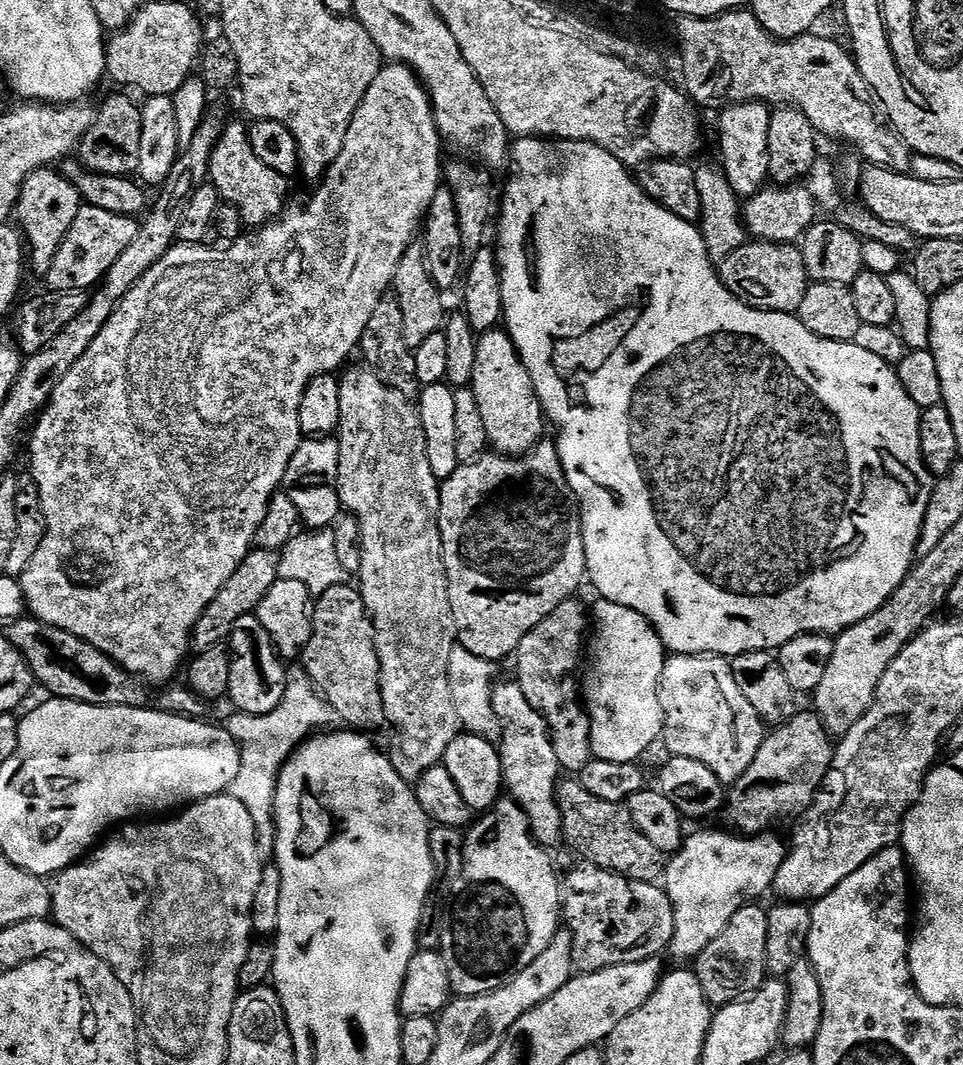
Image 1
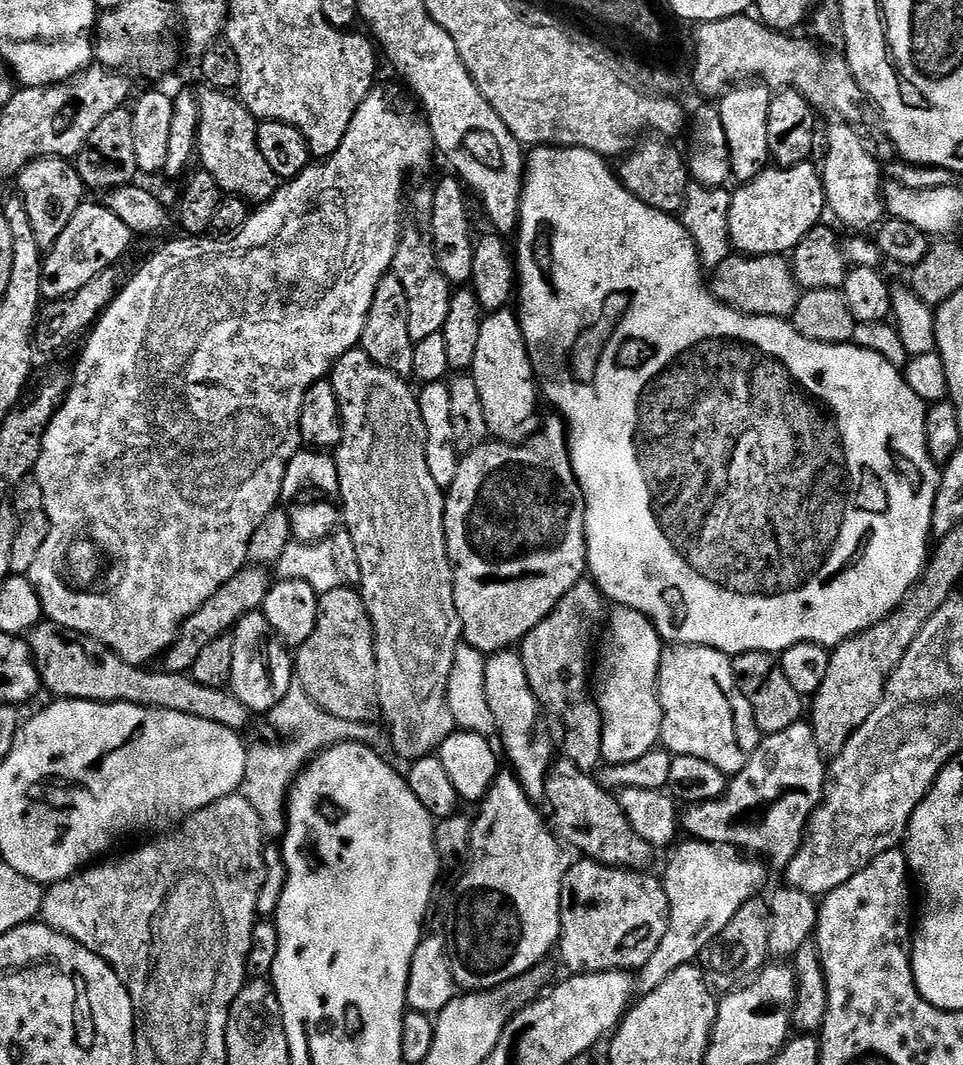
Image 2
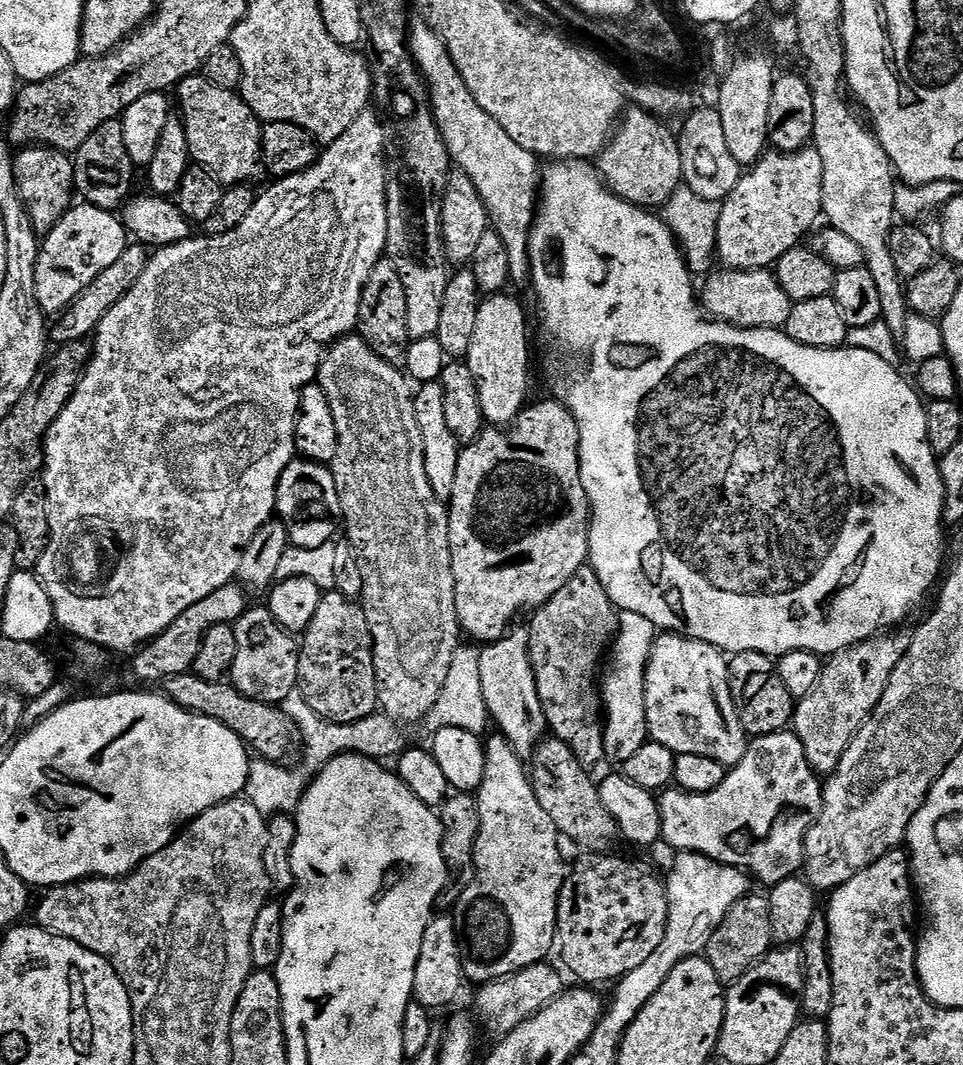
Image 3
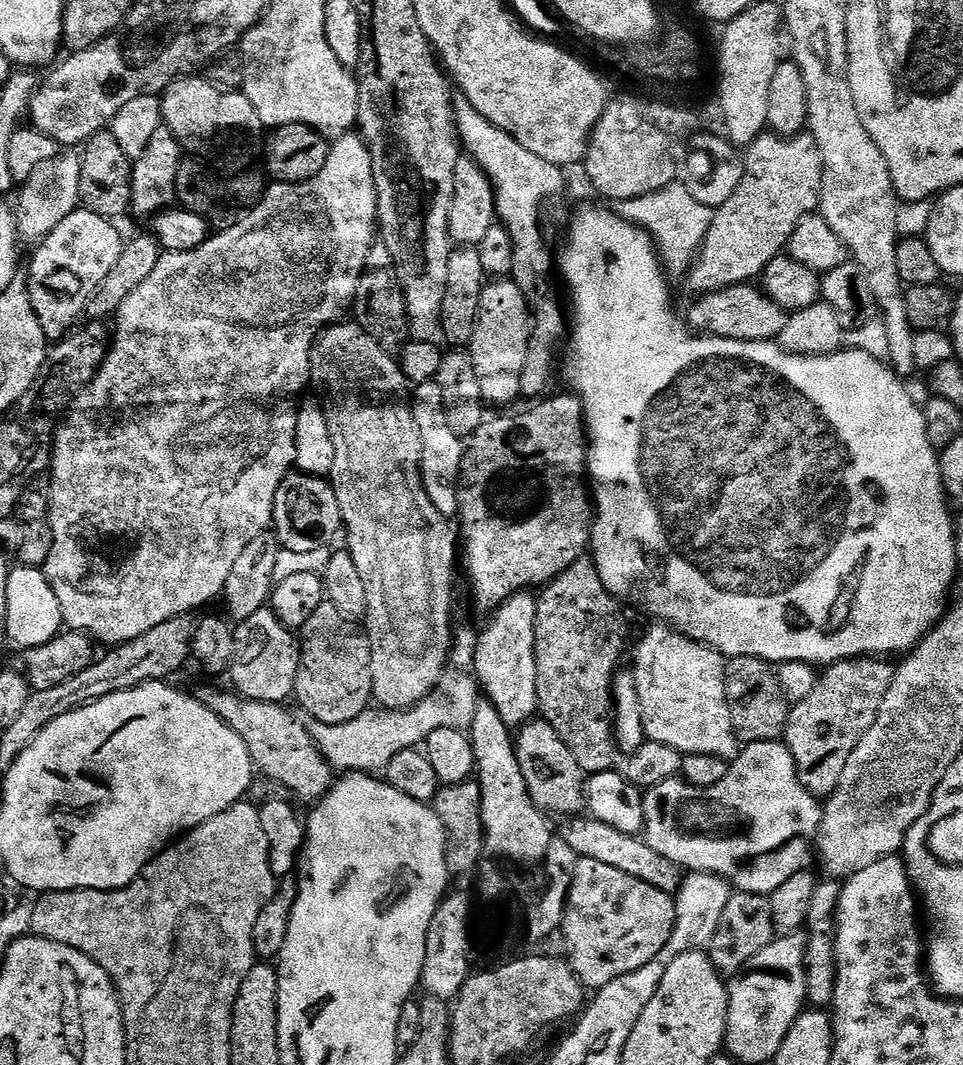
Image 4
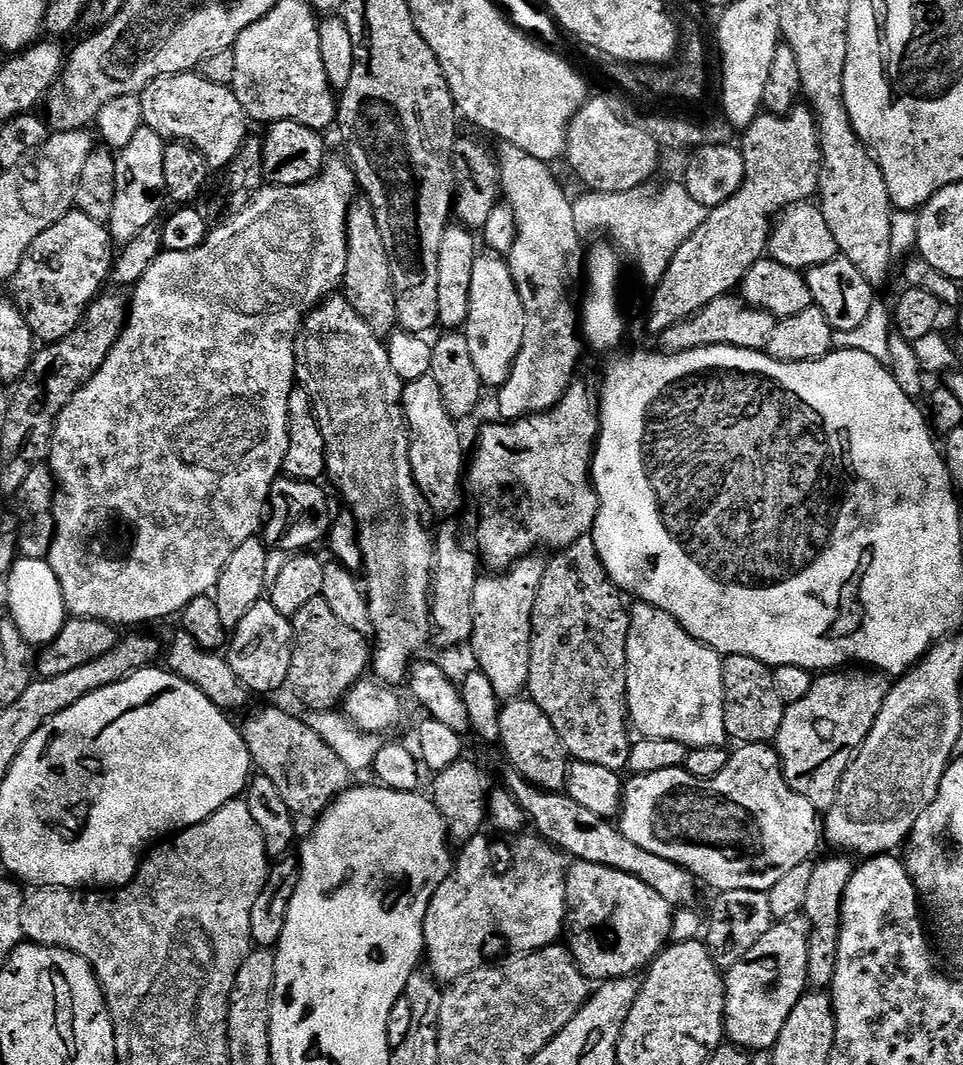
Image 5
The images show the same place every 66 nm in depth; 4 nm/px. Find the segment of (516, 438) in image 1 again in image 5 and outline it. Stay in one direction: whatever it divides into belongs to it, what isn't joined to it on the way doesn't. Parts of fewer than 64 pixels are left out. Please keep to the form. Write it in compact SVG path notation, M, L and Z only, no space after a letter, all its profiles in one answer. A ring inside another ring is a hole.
M495 254L477 255L470 282L470 314L462 331L466 342L470 342L470 355L481 385L485 389L500 389L510 378L518 350L522 350L522 338L526 338L526 310L514 286L507 259Z

